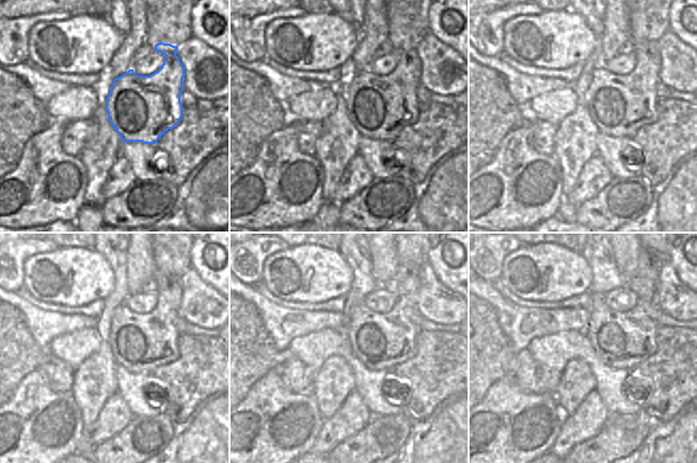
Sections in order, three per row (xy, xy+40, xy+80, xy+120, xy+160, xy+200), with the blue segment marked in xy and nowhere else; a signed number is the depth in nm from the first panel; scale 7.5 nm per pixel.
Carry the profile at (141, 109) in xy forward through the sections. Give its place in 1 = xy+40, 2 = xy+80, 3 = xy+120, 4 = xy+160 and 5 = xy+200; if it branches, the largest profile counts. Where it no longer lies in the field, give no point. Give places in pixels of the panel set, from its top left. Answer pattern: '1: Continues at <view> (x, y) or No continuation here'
1: Continues at xy+40 (380, 107)
2: Continues at xy+80 (619, 106)
3: Continues at xy+120 (140, 341)
4: Continues at xy+160 (381, 340)
5: Continues at xy+200 (623, 340).

